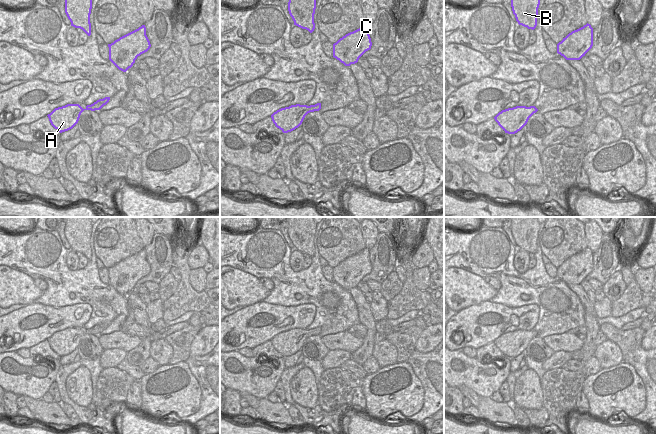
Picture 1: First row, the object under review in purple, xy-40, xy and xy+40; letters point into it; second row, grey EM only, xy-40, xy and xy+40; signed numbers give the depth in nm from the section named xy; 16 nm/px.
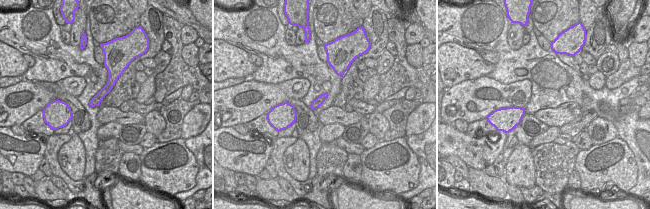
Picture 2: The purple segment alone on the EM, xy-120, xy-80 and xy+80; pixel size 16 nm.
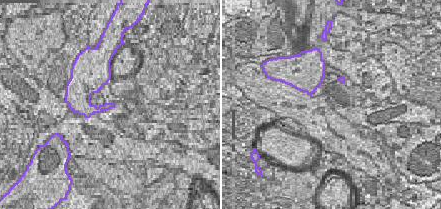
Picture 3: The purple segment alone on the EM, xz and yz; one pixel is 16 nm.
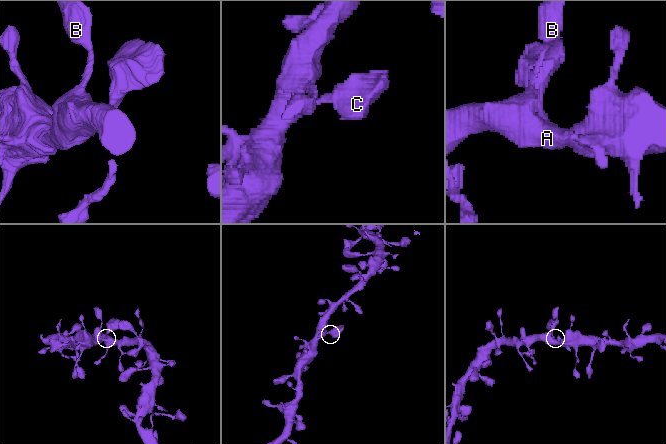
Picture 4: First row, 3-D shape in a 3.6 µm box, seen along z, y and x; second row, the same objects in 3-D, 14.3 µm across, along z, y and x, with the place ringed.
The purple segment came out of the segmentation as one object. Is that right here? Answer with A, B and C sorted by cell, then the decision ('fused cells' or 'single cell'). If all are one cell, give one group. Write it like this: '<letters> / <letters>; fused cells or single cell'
A B C; single cell

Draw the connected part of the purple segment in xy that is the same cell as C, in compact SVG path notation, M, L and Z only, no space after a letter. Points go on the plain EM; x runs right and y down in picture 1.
M364 248L340 262L333 268L333 281L345 290L357 287L359 282L371 273L372 266L369 256L369 249Z

